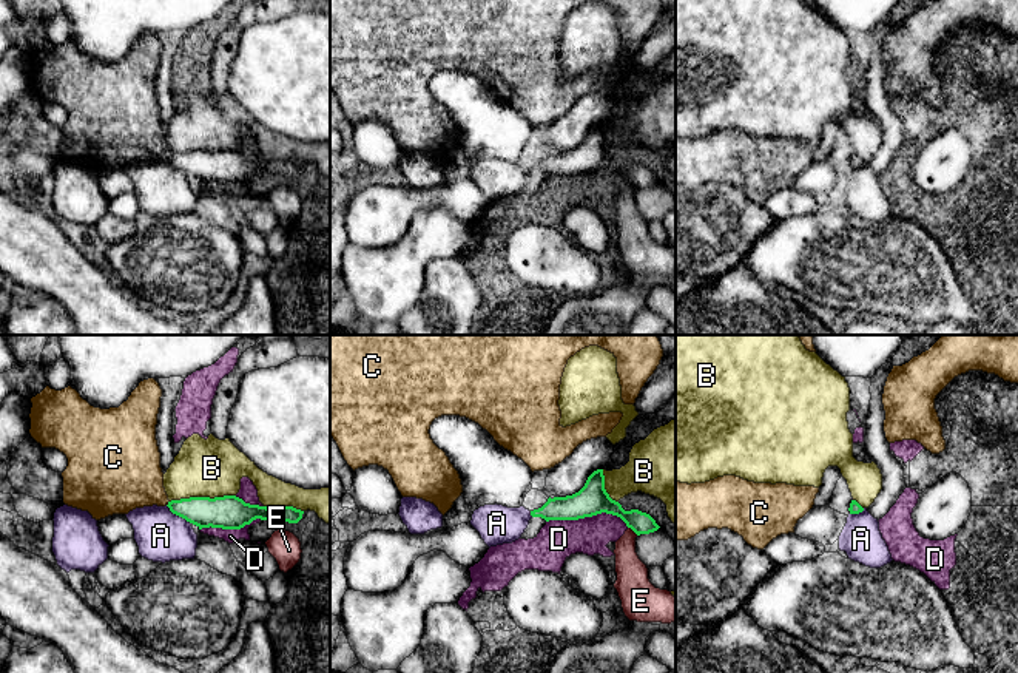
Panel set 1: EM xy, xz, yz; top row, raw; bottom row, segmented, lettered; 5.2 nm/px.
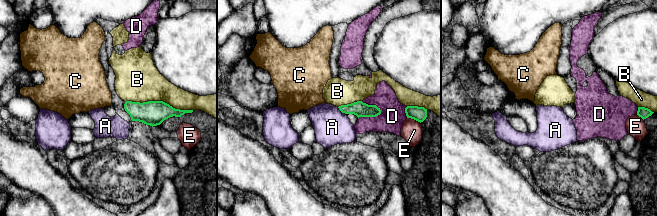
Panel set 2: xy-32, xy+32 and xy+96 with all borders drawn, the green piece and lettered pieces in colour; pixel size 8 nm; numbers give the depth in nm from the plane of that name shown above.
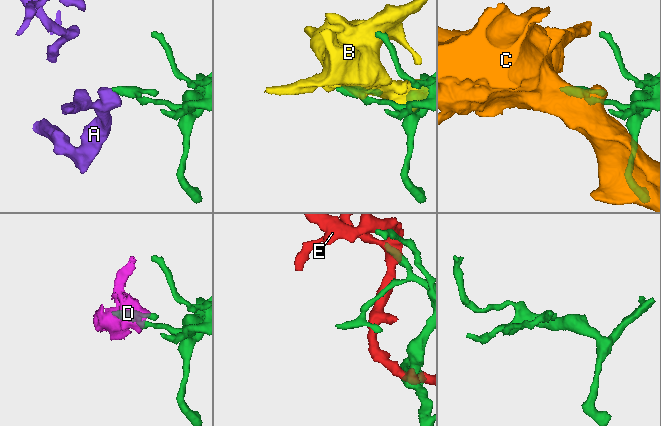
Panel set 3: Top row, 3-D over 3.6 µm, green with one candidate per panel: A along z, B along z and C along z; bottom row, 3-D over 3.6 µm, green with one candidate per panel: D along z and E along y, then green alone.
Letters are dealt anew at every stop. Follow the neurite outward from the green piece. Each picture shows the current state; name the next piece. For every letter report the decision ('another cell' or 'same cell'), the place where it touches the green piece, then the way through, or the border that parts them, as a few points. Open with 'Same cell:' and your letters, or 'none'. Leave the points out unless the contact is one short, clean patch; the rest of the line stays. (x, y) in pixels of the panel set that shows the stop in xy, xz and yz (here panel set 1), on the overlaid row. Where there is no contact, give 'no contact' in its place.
Same cell: none
A: another cell; contact xy (178, 514); border xy (165, 505), (190, 524)
B: another cell; contact xy (202, 497)
C: another cell; contact xy (168, 503)
D: another cell; contact xz (588, 516)
E: another cell; contact xz (633, 530)

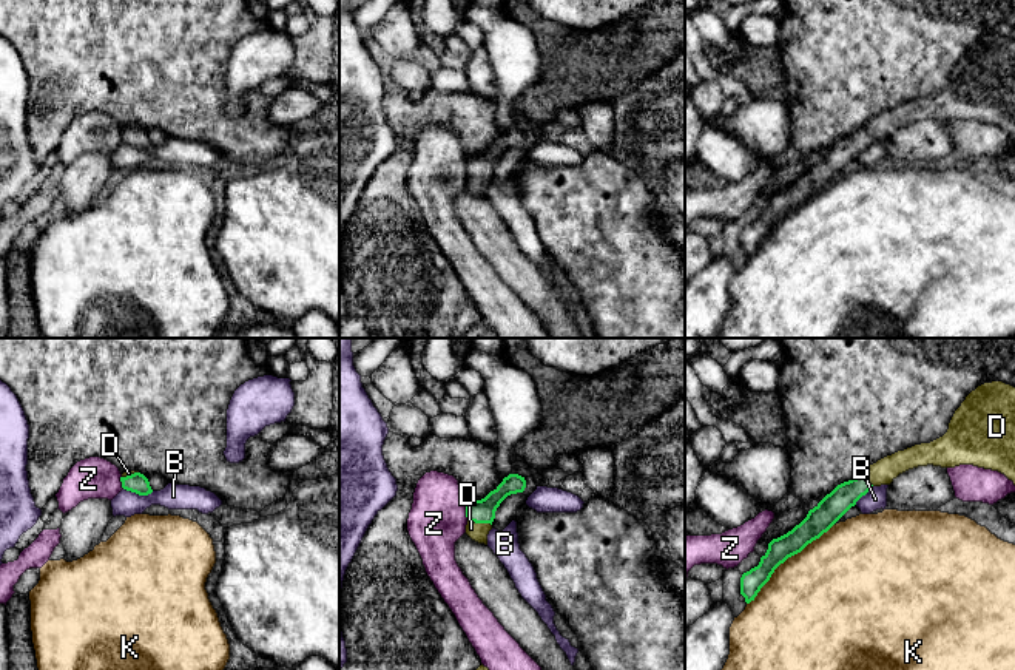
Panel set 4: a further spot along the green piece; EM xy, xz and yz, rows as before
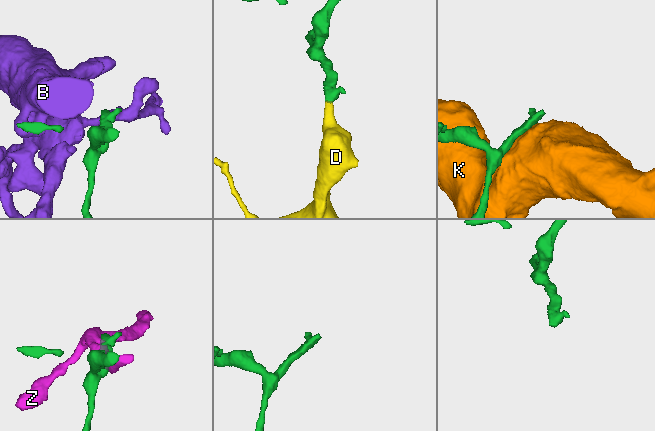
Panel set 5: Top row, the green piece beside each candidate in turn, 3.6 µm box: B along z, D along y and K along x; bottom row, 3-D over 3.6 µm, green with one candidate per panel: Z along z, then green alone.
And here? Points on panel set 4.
Same cell: D
B: another cell; contact xy (139, 494)
D: same cell; contact xz (480, 522); way xz (480, 511), (480, 522), (477, 531)
K: another cell; contact yz (787, 558)
Z: another cell; contact xz (466, 513)

